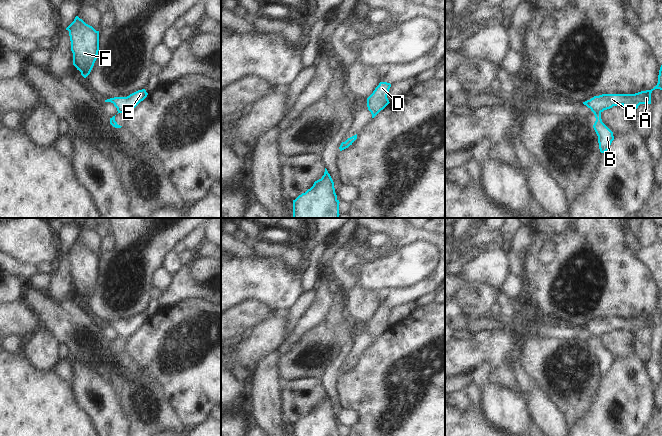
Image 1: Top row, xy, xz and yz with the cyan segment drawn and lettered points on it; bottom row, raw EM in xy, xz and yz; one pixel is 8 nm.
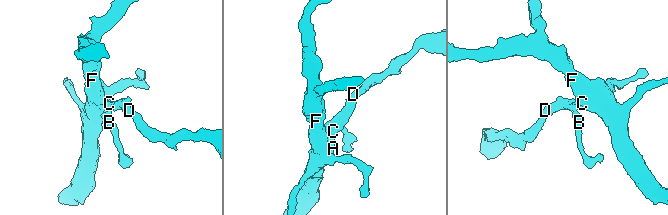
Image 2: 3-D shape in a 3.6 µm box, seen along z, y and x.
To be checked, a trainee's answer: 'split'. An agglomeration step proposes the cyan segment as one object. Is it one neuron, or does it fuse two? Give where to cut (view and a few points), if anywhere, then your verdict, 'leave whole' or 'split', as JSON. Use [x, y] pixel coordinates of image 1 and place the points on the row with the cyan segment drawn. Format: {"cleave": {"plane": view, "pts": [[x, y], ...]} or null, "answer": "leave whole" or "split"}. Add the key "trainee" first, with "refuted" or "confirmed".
{"trainee": "confirmed", "cleave": {"plane": "yz", "pts": [[600, 112], [594, 113]]}, "answer": "split"}

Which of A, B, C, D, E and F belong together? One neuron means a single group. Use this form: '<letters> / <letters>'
A C D E F / B

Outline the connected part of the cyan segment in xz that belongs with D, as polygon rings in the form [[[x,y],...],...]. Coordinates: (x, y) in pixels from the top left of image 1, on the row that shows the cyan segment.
[[[380,82],[373,93],[367,98],[367,107],[372,114],[372,118],[390,103],[387,98],[390,87],[390,83]]]

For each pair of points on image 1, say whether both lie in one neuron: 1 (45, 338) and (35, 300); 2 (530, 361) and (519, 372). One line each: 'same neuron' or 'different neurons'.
1: different neurons
2: different neurons

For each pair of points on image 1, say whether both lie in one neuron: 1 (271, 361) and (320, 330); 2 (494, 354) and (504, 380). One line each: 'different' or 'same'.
1: different
2: different

